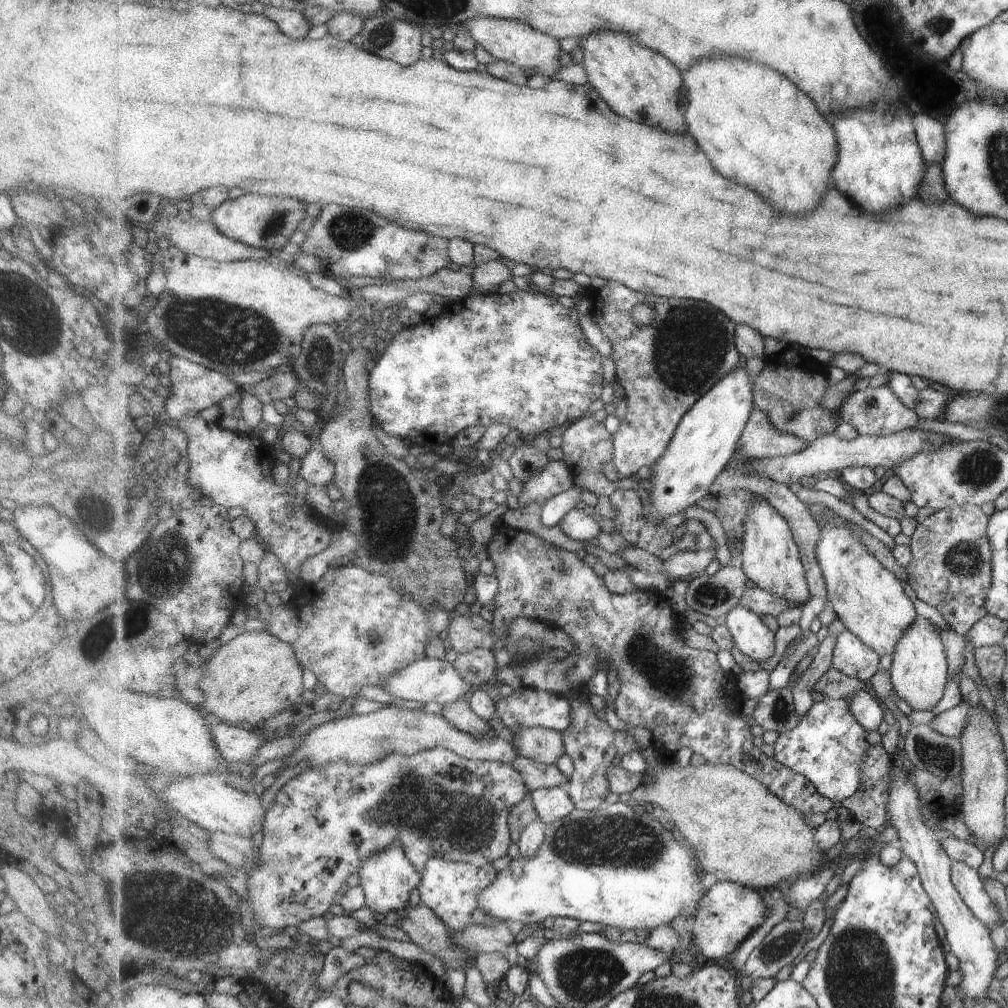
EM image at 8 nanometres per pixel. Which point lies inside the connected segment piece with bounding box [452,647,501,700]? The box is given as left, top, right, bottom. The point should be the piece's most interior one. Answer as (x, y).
(478, 666)

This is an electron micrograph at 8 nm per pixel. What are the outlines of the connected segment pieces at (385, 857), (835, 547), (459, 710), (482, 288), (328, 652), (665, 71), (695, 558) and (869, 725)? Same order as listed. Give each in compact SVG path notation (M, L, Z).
M398 845L389 846L387 850L372 854L371 858L363 860L363 868L359 872L361 886L365 890L366 904L373 914L384 912L403 912L409 906L409 896L413 889L421 886L422 872L419 872L407 858L406 850Z
M825 507L825 512L825 518L818 522L821 532L817 558L836 618L881 656L892 656L903 634L917 620L917 610L907 596L901 580L883 566L869 548L865 548L865 542L853 534L853 528L849 528L849 520L831 508Z
M463 696L455 702L449 702L443 705L440 713L443 715L455 728L463 730L463 732L469 732L473 736L489 736L489 734L495 734L489 721L477 716L473 712L473 708L470 704L469 697Z
M503 258L491 261L484 265L474 266L474 291L477 294L497 294L499 286L505 280L513 280L511 276L512 264Z
M350 564L330 568L317 582L309 584L303 582L303 586L301 586L299 592L297 592L297 598L295 598L294 601L289 601L285 597L283 604L271 609L271 614L273 614L273 616L271 616L271 626L269 626L267 630L271 634L274 634L275 638L280 638L283 639L283 642L291 643L299 663L315 675L317 681L324 686L326 691L337 694L337 696L341 696L343 699L360 697L359 694L361 694L361 690L363 690L365 686L381 688L381 682L384 681L386 677L390 677L391 674L399 672L399 670L403 670L403 668L407 668L407 666L413 664L413 662L423 660L423 658L427 657L427 646L429 646L431 638L439 636L443 630L447 631L454 617L454 612L451 610L451 607L439 606L433 611L423 610L419 602L415 602L413 598L403 596L402 587L393 586L387 576L383 576L383 574L371 574L369 570L353 568L353 565Z
M601 30L580 42L584 60L582 64L588 76L587 82L598 90L607 104L635 122L647 122L661 126L663 130L687 130L686 110L679 106L679 90L685 86L682 70L667 55L645 48L633 36L625 32Z
M703 550L697 551L679 551L675 556L671 556L665 560L664 573L670 574L672 577L687 578L687 576L695 576L695 574L705 573L705 568L715 560L716 550Z
M861 688L859 692L855 690L855 694L845 700L849 702L847 706L849 706L851 714L855 714L855 718L858 718L869 732L877 730L883 724L883 720L885 720L883 703L878 698L873 698L871 692Z

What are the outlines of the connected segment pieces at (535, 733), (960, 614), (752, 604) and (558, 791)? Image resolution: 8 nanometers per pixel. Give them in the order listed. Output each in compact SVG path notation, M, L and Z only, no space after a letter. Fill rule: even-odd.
M545 727L527 728L512 732L513 744L521 756L532 758L537 762L557 764L559 756L566 754L563 733Z
M955 505L936 511L917 524L910 537L913 562L907 566L909 583L916 596L934 606L959 634L967 632L985 618L987 596L994 581L994 551L988 534L990 516L981 506Z
M759 587L747 588L743 592L743 598L739 600L738 606L755 611L755 614L759 614L759 616L770 614L774 617L781 612L785 612L785 610L791 610L791 608L801 609L801 604L787 602L787 600L783 600L772 592L767 592L767 590Z
M564 787L540 788L531 792L540 819L548 826L567 818L575 808L575 802Z

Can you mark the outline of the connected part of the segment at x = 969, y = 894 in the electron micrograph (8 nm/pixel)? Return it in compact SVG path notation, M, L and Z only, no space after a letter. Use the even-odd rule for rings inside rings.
M954 860L952 861L952 880L959 894L963 896L965 904L981 922L985 922L989 928L1001 926L1003 910L999 910L998 904L987 892L979 870L971 868L966 862Z

